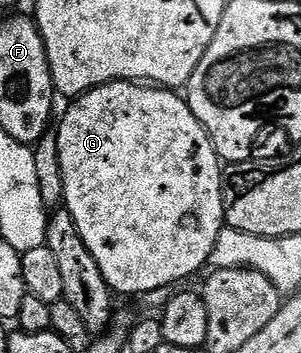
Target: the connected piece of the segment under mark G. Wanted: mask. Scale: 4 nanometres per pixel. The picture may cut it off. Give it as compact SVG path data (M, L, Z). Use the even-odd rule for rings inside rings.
M139 81L106 83L93 88L86 95L80 95L75 103L63 115L63 124L57 128L57 153L61 153L61 177L65 181L63 202L65 210L71 214L77 225L77 233L81 233L81 241L93 253L93 261L97 261L105 281L112 292L140 297L149 290L161 289L162 286L179 285L182 279L195 275L208 266L208 259L217 243L218 234L224 229L223 212L223 179L224 168L221 166L219 154L211 144L207 131L193 117L193 109L189 109L186 98L171 89L158 85L144 85Z

